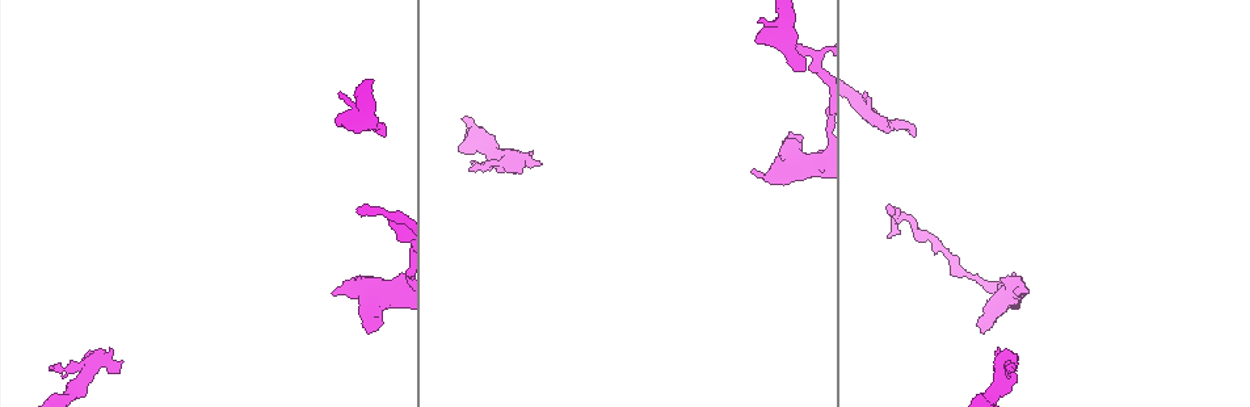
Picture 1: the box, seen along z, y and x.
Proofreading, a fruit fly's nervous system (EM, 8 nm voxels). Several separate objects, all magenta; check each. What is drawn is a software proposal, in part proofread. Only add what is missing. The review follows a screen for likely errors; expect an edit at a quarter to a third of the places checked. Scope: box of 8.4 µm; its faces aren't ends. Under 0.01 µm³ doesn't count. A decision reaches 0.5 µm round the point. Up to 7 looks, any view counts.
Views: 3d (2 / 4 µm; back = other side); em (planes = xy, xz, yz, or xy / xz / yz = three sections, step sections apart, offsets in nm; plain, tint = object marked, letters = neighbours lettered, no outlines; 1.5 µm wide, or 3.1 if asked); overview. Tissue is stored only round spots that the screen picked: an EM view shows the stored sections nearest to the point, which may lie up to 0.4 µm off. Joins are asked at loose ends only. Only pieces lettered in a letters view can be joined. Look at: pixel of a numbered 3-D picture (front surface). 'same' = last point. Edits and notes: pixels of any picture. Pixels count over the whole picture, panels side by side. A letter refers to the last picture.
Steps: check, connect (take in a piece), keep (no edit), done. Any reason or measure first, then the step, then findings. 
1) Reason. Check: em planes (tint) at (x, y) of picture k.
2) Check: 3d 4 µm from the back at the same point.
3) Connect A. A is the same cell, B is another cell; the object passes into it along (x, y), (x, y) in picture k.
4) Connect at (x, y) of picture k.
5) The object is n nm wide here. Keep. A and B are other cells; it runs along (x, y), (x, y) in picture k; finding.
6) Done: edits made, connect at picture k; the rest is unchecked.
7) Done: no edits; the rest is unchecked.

Free end. Check: 3d 2 µm at (862, 97) of picture 1.

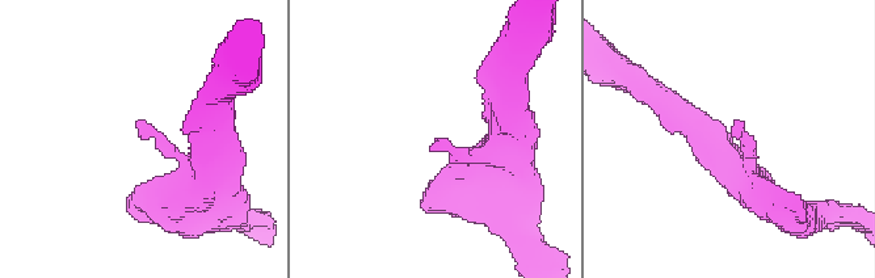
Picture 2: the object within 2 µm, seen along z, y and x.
Check: em planes (letters) at (143, 137) of picture 2.

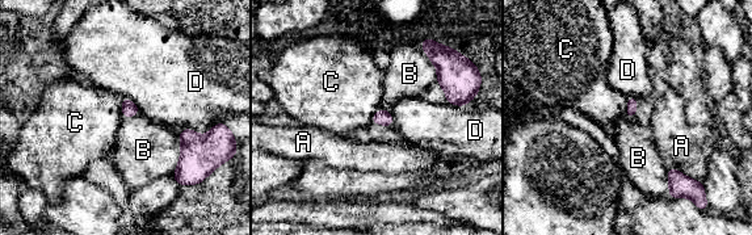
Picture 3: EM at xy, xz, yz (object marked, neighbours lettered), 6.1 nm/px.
Keep. A, B, C and D are other cells; a border runs along (179, 134), (180, 158), (171, 175) in picture 3; no lettered piece goes on from it.

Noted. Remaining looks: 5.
An open end. Check: em planes (letters) at (890, 211) of picture 1.

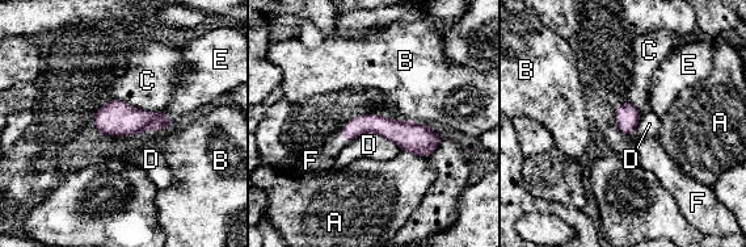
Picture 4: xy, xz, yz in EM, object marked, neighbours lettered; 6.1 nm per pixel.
Keep. A, B, C, D, E and F are other cells; no lettered piece goes on from it.

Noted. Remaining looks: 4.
Check: 3d 4 µm at (981, 331) of picture 1.

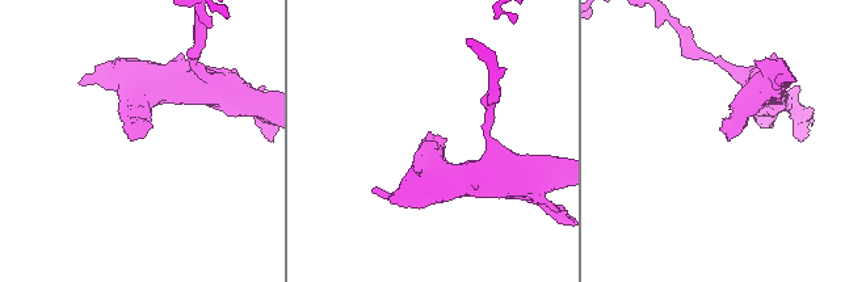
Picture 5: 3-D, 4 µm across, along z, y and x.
Need the tissue. Check: em xy step 4 (tint) at (436, 137) of picture 5.

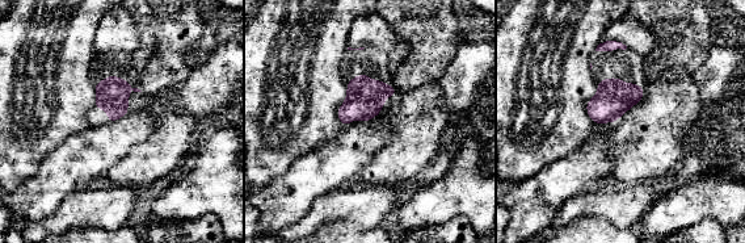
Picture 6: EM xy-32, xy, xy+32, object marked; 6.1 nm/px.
Check: em planes (letters) at the same point.

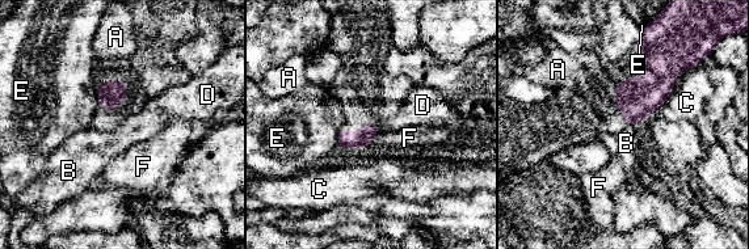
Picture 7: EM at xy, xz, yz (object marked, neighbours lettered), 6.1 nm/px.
Keep. A, B, C, D, E and F are other cells; a border runs along (379, 131), (371, 138), (369, 147) in picture 7; none of them fits.

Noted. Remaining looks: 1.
Done: no edits; the rest is unchecked.

